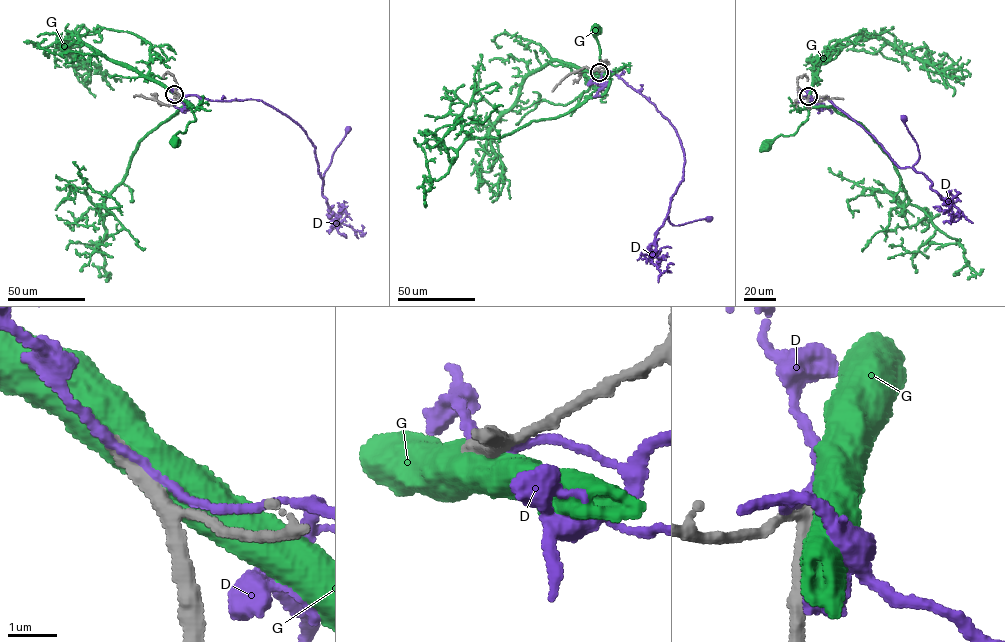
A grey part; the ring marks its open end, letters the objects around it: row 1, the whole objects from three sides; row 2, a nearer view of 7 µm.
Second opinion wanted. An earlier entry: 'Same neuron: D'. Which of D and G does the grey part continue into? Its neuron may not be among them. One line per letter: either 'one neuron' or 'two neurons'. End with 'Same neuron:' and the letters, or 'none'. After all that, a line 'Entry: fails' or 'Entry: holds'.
D: two neurons
G: one neuron
Same neuron: G
Entry: fails

